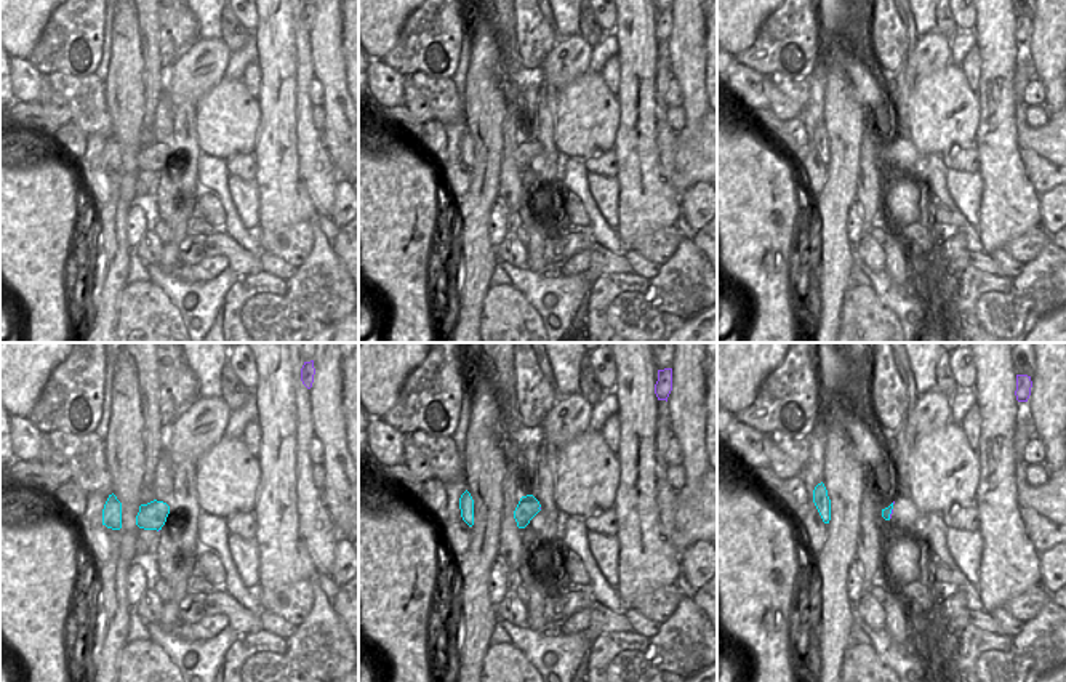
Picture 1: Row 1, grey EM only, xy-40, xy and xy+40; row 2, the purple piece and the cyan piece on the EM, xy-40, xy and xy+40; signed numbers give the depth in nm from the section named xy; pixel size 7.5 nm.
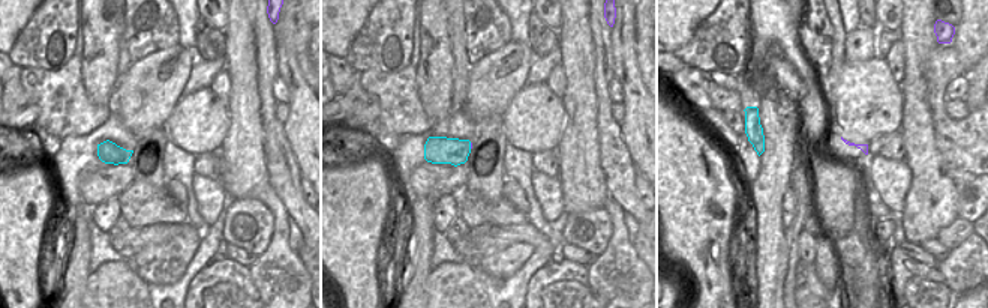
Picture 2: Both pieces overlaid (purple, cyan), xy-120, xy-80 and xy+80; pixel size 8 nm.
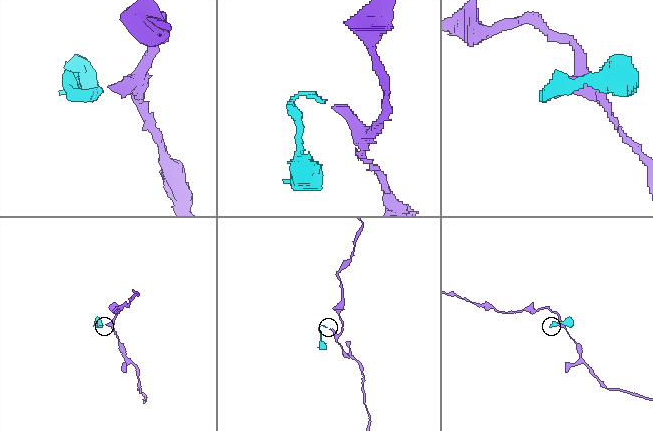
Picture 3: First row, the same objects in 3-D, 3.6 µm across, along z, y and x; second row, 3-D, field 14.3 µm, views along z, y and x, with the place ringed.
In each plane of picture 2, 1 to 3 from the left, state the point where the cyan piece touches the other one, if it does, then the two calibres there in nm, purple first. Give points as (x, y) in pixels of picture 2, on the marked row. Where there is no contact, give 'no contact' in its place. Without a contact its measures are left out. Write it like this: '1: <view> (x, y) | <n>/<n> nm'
1: no contact
2: xy-80 (471, 146) | 20/220 nm
3: no contact

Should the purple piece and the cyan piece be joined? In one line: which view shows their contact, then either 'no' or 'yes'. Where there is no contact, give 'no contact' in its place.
xy+40 | yes

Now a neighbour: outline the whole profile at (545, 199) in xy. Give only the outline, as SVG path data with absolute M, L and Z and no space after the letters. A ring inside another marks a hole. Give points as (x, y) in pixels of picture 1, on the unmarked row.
M551 181L530 184L527 192L528 208L533 218L544 227L549 239L568 232L568 223L563 219L565 192Z

